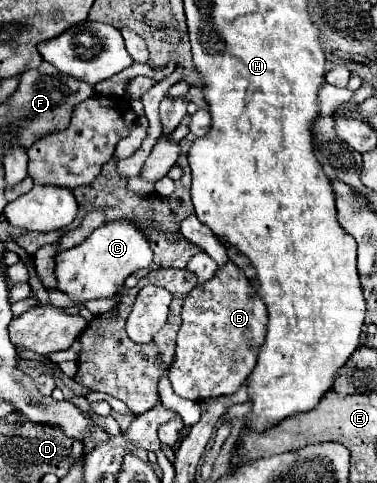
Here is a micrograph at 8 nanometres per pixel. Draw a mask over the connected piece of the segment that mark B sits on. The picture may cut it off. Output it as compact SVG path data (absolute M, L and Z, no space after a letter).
M227 258L223 266L217 268L215 278L203 282L201 286L193 288L183 298L183 310L181 310L181 330L177 334L177 350L175 350L175 362L169 370L169 378L173 384L175 394L189 400L205 400L211 396L227 396L235 394L239 386L243 386L245 378L249 376L249 370L255 366L255 352L249 348L251 340L261 340L267 326L267 312L265 306L259 300L251 298L251 286L243 270L235 266Z

